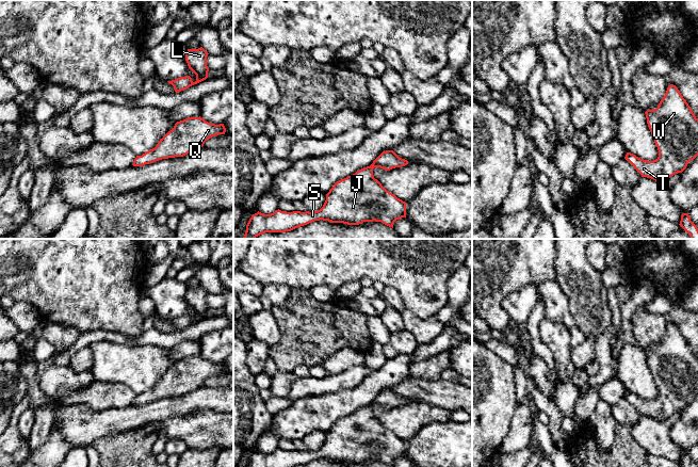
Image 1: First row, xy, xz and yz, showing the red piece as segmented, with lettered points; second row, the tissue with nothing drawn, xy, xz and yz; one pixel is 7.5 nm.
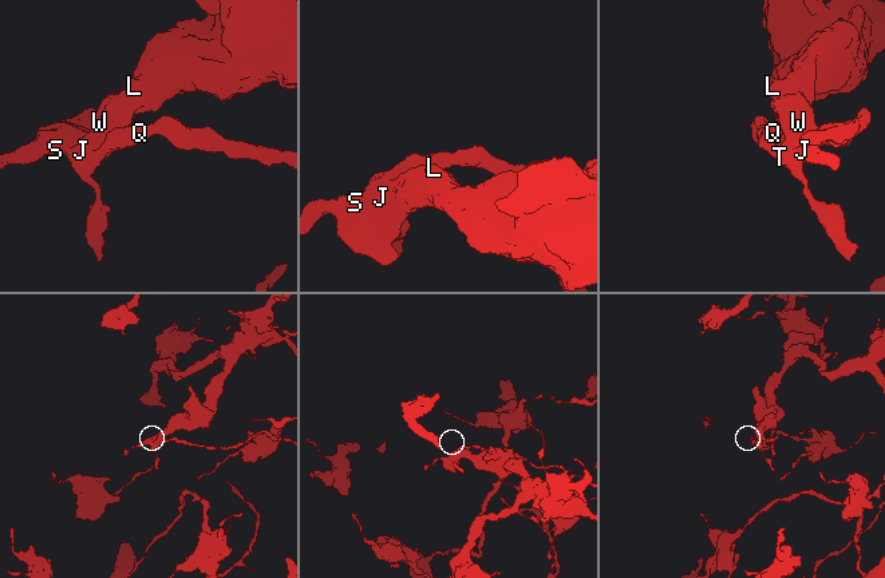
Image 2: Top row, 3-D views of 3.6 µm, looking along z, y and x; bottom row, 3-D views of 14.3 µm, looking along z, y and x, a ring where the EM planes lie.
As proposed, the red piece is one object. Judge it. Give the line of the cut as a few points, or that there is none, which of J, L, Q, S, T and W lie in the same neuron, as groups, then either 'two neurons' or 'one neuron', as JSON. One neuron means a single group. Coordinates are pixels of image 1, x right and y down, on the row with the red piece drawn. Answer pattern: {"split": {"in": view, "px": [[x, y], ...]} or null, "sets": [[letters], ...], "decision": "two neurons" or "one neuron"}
{"split": null, "sets": [["J", "L", "Q", "S", "T", "W"]], "decision": "one neuron"}

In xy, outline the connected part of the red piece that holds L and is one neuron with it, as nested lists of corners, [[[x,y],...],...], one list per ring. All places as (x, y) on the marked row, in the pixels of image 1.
[[[202,48],[188,49],[185,61],[189,68],[196,75],[196,81],[193,82],[190,76],[180,77],[172,81],[167,81],[175,88],[175,92],[181,92],[190,86],[197,84],[208,78],[209,68],[207,66],[208,52]]]

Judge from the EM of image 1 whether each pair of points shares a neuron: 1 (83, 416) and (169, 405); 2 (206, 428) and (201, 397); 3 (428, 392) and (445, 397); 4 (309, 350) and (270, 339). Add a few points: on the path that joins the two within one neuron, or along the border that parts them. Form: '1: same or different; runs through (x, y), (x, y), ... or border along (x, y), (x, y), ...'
1: same; runs through (104, 419), (125, 419), (148, 413)
2: different; border along (222, 411), (200, 409), (179, 416)
3: same; runs through (433, 392), (441, 393)
4: different; border along (273, 317), (279, 329), (280, 338), (270, 345)

